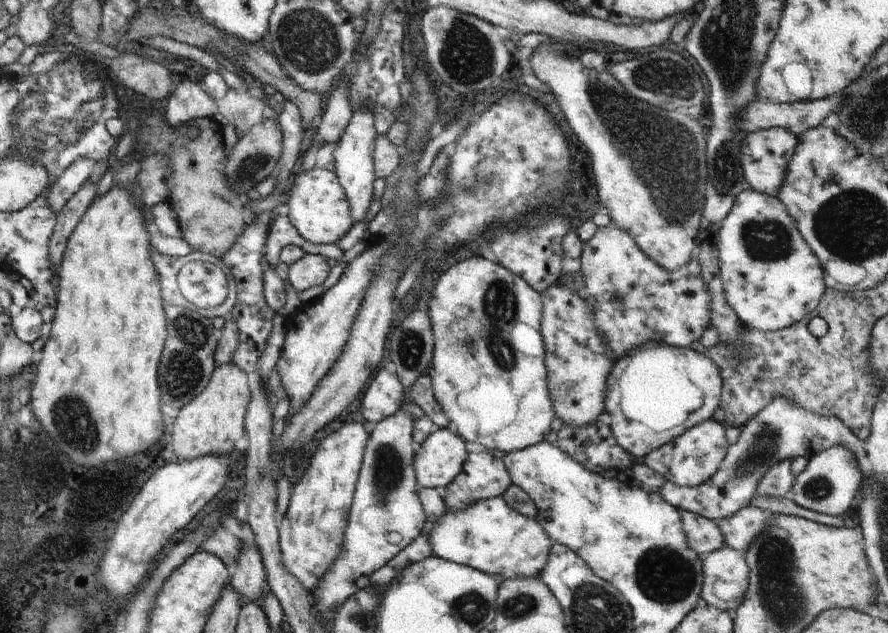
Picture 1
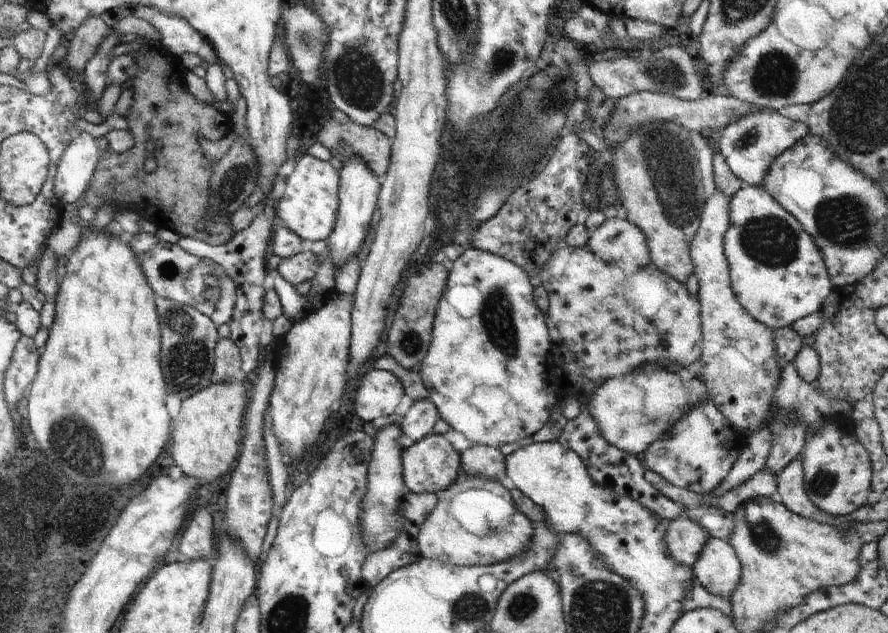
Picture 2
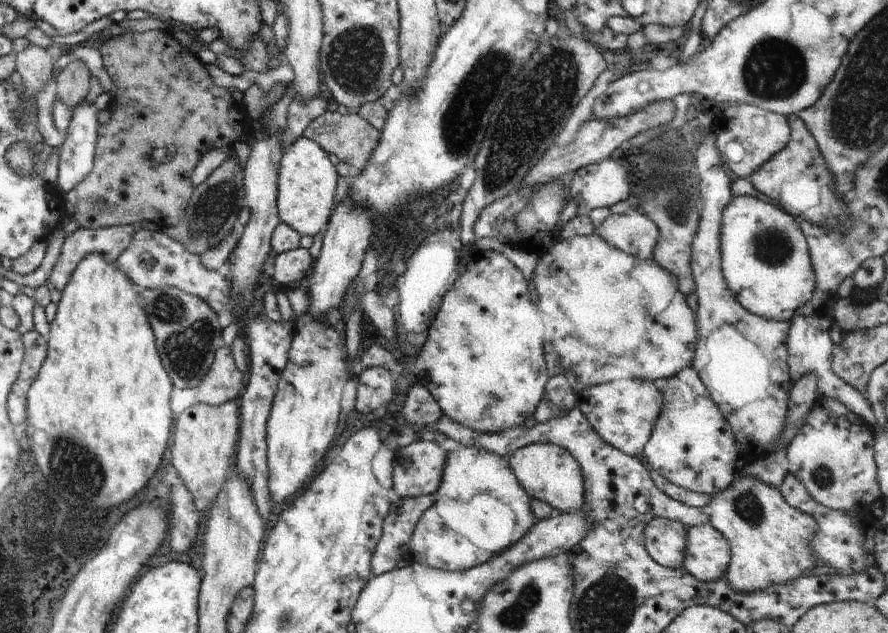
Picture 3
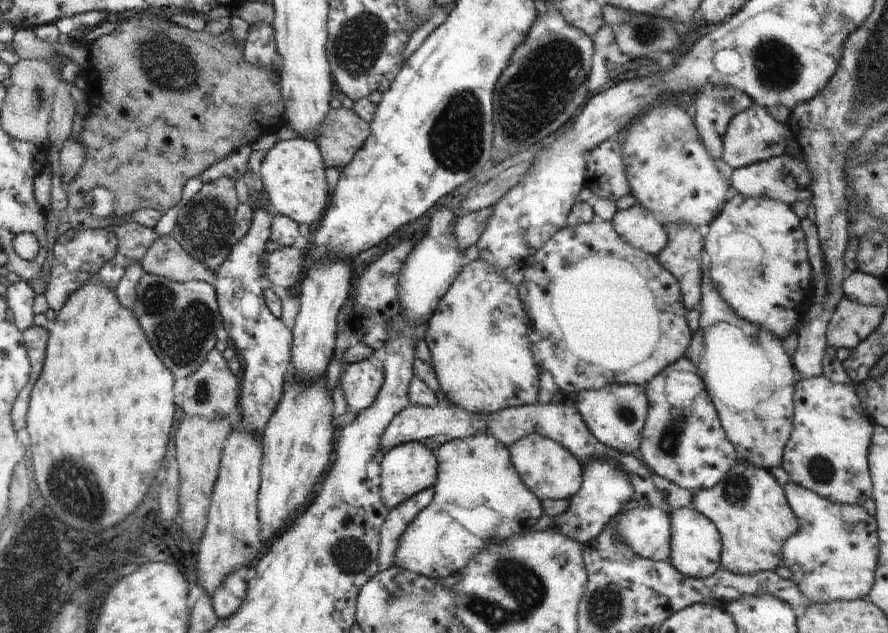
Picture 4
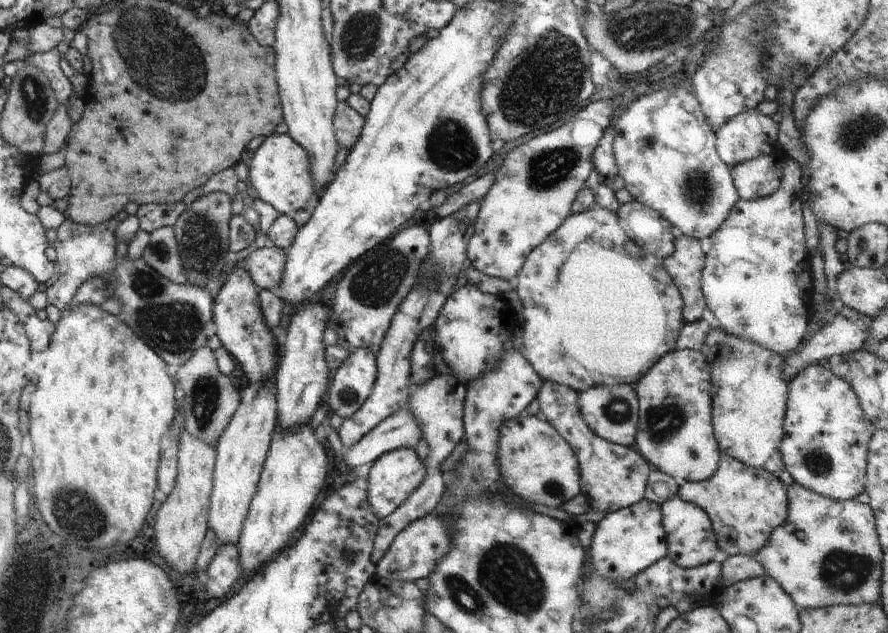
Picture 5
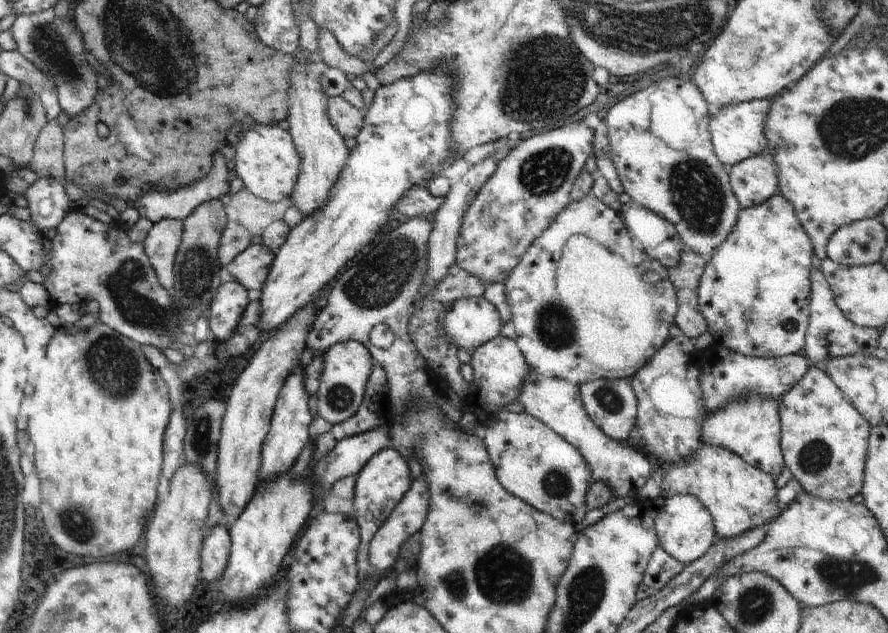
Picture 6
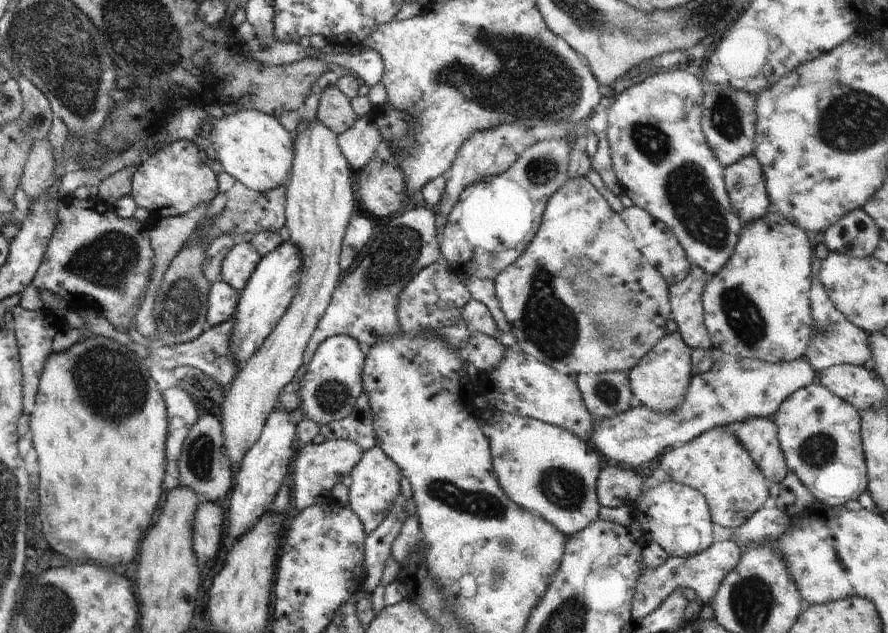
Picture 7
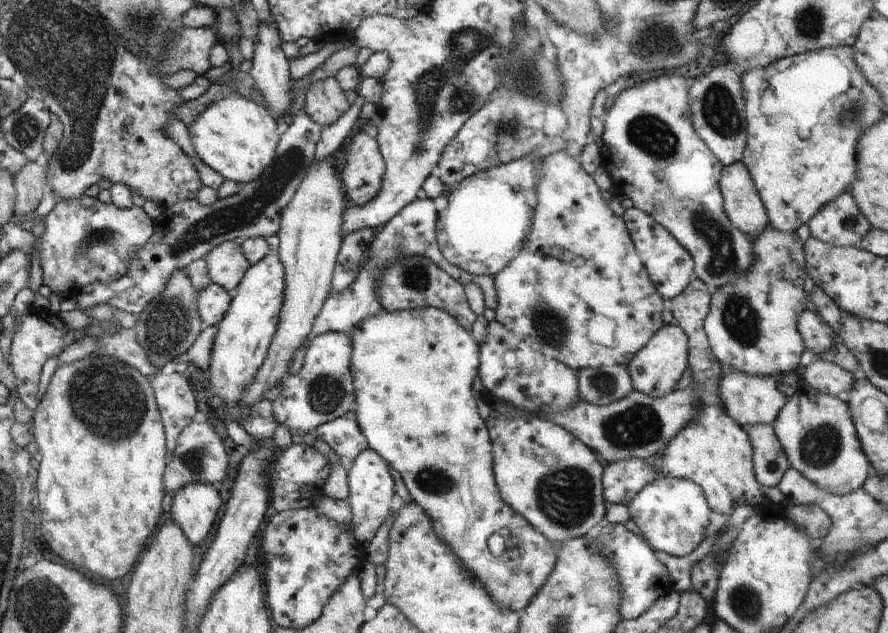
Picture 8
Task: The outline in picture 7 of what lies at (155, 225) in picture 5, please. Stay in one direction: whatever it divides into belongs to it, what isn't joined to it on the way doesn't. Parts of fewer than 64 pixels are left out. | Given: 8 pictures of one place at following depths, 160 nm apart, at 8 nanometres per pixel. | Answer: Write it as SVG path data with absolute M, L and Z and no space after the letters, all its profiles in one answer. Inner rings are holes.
M176 141L163 150L156 152L149 160L137 166L131 178L131 194L134 199L133 208L144 208L152 214L184 214L196 208L199 204L209 203L218 193L218 181L215 173L200 159L199 147L190 141Z

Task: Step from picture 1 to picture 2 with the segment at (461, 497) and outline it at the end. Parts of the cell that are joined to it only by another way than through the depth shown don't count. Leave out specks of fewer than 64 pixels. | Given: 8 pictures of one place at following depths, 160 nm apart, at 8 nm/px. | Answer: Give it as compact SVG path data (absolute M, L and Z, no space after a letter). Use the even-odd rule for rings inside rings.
M472 445L461 455L461 472L471 477L484 477L500 483L506 476L505 456L500 449Z

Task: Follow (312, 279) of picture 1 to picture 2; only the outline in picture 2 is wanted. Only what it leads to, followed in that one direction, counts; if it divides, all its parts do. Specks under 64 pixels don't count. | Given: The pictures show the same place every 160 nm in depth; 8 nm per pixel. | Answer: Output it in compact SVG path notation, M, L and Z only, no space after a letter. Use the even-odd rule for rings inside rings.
M304 250L304 252L282 259L282 262L277 267L278 272L294 286L308 282L316 276L318 272L317 255L312 251Z

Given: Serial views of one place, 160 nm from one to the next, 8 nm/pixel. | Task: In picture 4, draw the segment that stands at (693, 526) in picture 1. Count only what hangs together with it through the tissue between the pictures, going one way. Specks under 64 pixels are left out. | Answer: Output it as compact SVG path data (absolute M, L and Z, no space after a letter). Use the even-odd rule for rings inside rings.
M636 506L618 516L620 540L640 558L670 561L670 518L668 511L654 506Z

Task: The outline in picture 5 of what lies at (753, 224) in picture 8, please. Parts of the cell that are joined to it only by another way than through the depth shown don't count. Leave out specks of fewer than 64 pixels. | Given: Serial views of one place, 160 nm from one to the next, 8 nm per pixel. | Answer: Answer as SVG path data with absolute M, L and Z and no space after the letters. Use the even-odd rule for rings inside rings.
M766 155L732 167L739 198L761 199L774 194L781 184L784 162Z

